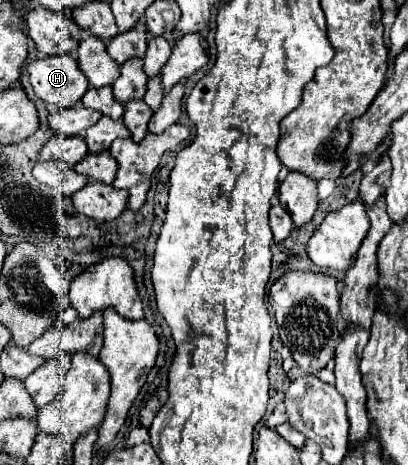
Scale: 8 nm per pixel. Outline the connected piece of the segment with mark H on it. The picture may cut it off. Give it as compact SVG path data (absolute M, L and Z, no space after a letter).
M70 54L38 58L30 62L28 74L34 94L56 108L74 108L88 92L88 80Z

